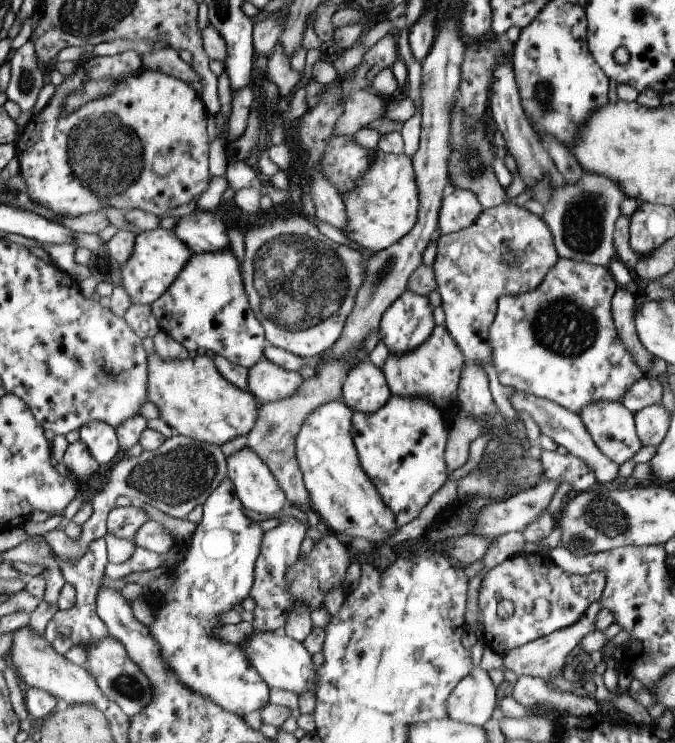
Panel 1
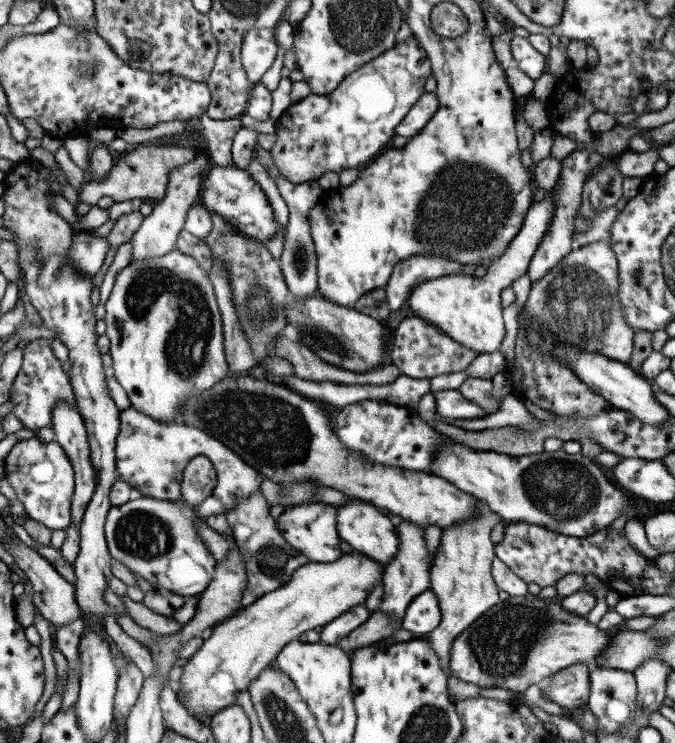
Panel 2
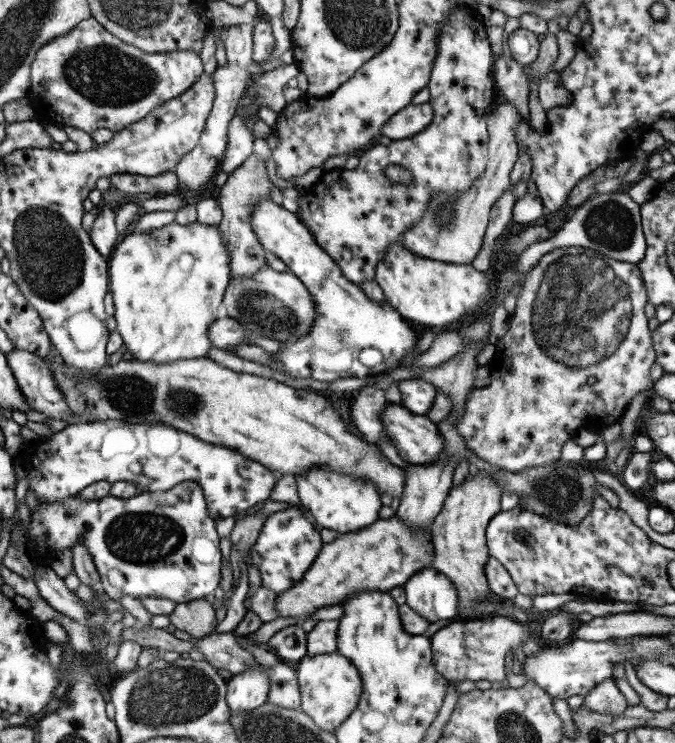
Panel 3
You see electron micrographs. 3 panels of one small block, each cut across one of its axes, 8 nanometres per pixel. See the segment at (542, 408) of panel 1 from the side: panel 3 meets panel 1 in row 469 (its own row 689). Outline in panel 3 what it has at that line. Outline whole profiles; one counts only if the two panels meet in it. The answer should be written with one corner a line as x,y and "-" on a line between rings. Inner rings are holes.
610,678
591,688
583,698
583,705
592,712
604,715
618,715
628,707
626,698
614,679

